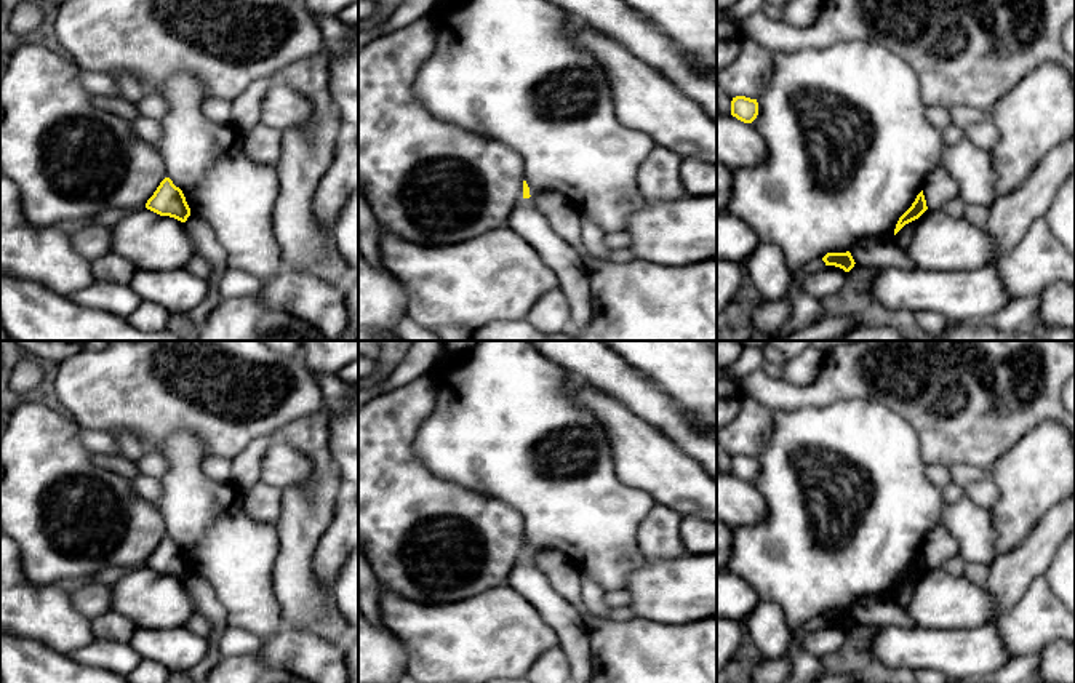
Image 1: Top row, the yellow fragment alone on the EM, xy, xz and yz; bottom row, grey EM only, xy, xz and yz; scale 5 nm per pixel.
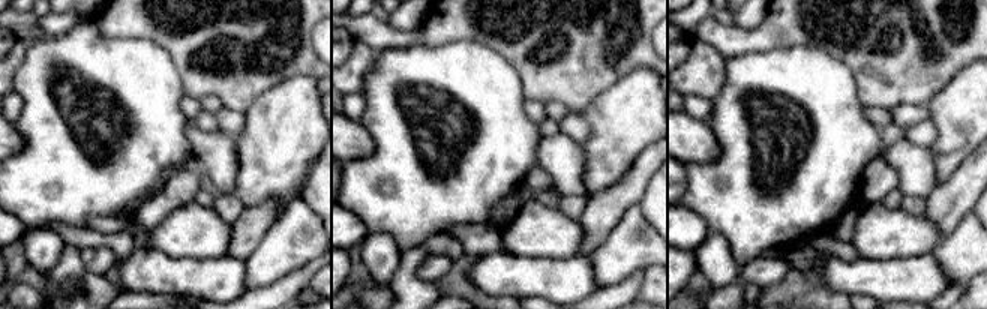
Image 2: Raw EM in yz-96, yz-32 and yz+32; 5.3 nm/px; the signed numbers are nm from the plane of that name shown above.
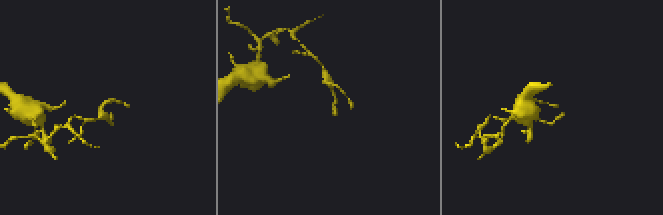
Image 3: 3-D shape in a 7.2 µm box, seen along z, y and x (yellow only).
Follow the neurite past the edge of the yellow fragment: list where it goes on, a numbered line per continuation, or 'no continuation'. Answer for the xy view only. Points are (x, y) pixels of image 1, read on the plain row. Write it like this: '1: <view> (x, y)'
no continuation

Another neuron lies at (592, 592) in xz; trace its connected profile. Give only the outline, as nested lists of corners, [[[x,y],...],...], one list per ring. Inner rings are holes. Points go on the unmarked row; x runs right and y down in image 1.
[[[581,577],[581,593],[587,611],[597,619],[608,619],[609,608],[605,605],[605,589],[592,577]]]

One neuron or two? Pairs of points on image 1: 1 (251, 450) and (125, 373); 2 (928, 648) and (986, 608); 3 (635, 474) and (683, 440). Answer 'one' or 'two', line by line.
1: two
2: two
3: two

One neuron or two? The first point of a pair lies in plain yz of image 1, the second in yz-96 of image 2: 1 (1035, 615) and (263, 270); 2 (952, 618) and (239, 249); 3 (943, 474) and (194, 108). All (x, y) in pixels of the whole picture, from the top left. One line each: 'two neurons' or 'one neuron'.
1: one neuron
2: two neurons
3: one neuron

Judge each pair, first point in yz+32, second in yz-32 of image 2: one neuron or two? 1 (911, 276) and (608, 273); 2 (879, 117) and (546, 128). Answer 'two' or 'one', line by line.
1: two
2: two

